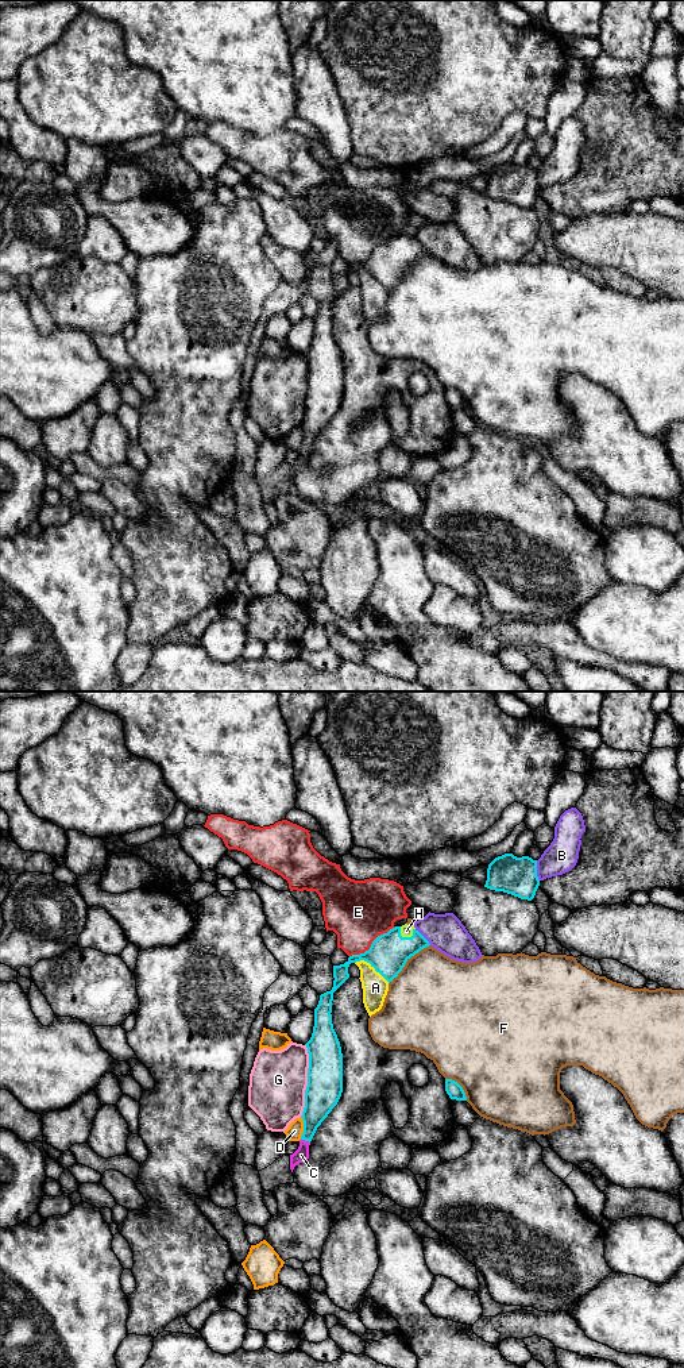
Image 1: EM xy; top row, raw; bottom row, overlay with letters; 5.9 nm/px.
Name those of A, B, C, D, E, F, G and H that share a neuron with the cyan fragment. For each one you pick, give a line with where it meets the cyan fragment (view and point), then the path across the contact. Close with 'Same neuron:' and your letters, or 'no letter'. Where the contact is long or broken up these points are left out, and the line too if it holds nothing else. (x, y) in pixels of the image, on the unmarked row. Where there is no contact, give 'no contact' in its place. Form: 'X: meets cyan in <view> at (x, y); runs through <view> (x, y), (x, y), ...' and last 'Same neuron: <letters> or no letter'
C: meets cyan in xy at (305, 449); runs through xy (319, 409), (305, 449), (301, 463)
H: meets cyan in xy at (409, 246); runs through xy (389, 261), (409, 246), (406, 239)
Same neuron: C, H

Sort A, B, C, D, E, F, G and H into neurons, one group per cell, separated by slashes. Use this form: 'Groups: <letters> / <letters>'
Groups: A / B / C H / D / E / F / G

